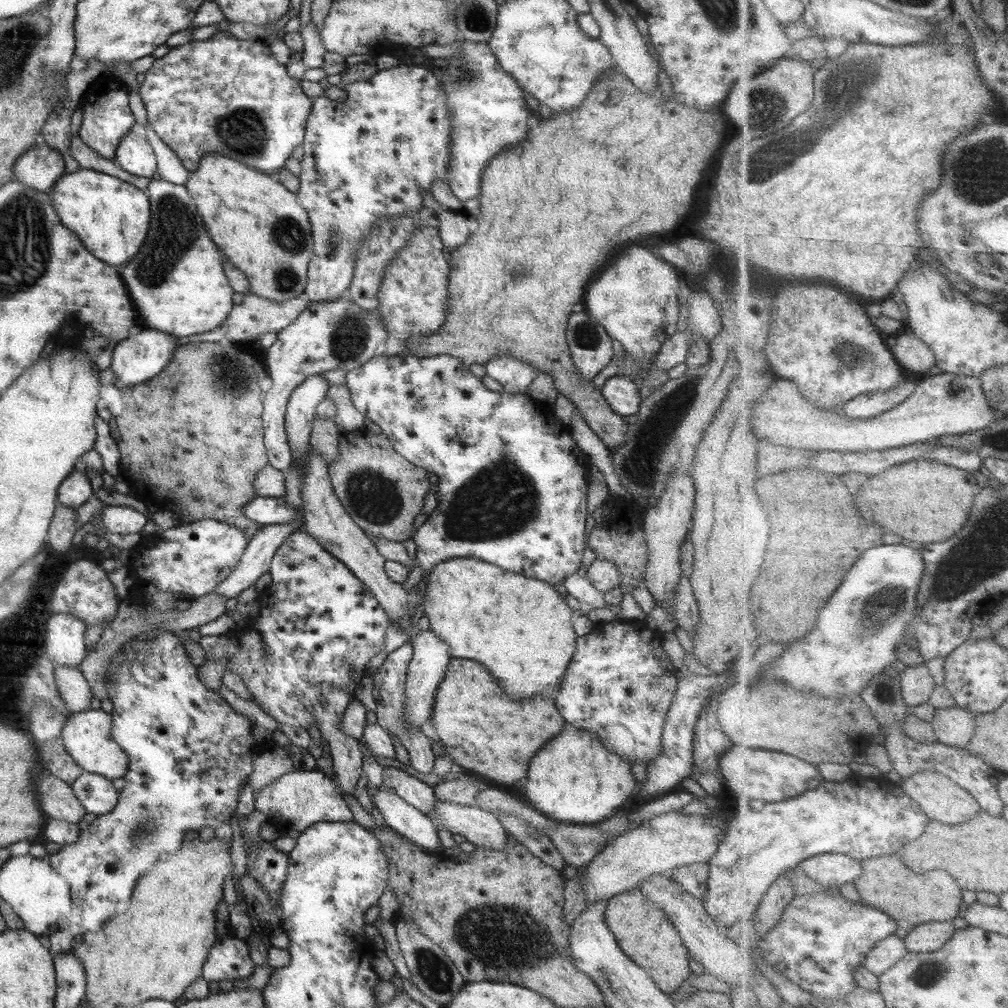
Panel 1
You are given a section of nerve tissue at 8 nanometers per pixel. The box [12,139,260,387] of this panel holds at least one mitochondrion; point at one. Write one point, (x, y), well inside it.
(174, 231)

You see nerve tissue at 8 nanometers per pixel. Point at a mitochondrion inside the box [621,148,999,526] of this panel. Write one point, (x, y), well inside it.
(851, 358)

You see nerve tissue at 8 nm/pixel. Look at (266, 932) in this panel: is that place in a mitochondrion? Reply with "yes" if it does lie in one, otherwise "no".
no

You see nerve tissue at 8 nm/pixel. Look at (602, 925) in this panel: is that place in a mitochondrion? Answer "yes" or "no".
no

